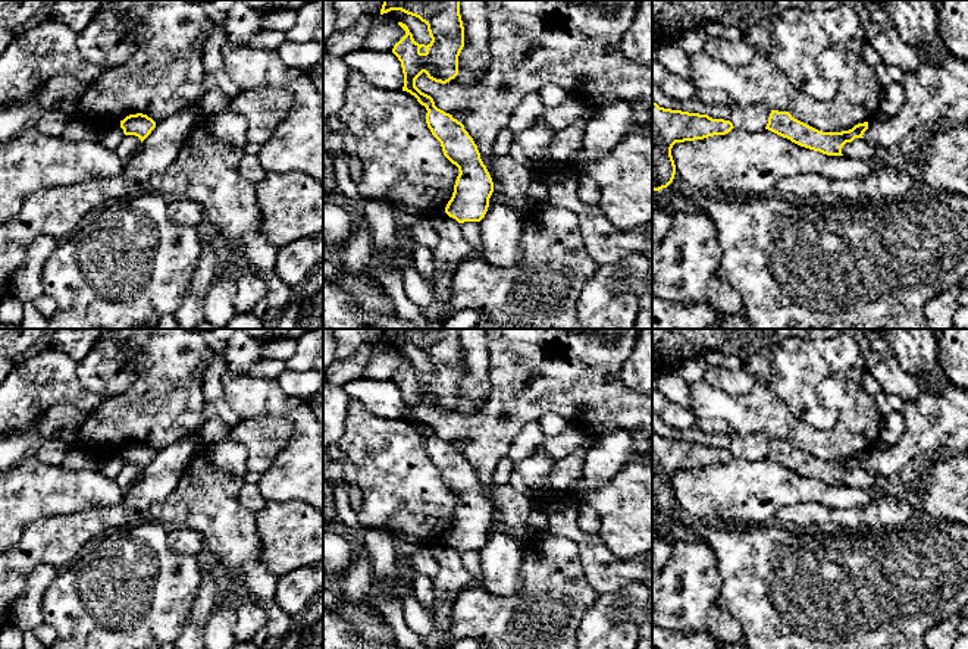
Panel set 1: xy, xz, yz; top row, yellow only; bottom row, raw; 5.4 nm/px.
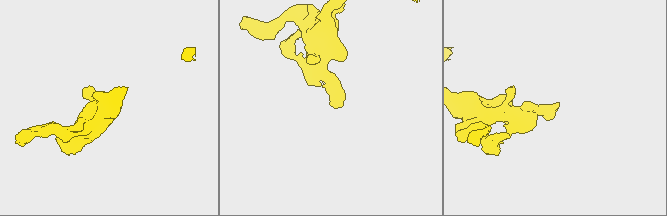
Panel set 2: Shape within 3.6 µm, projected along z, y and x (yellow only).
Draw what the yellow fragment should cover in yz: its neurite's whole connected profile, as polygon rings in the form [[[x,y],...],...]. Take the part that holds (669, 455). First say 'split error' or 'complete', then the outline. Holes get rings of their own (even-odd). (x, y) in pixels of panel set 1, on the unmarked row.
complete; [[[652,432],[652,520],[667,517],[674,508],[671,477],[676,471],[726,464],[733,457],[730,449],[664,438]]]

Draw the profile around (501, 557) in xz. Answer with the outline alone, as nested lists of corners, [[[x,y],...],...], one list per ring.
[[[489,532],[485,546],[479,551],[482,579],[474,584],[498,596],[513,596],[523,586],[520,576],[523,551],[521,540],[499,532]]]

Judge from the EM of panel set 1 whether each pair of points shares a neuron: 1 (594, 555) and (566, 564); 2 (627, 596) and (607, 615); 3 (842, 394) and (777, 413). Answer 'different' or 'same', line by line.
1: different
2: same
3: same

